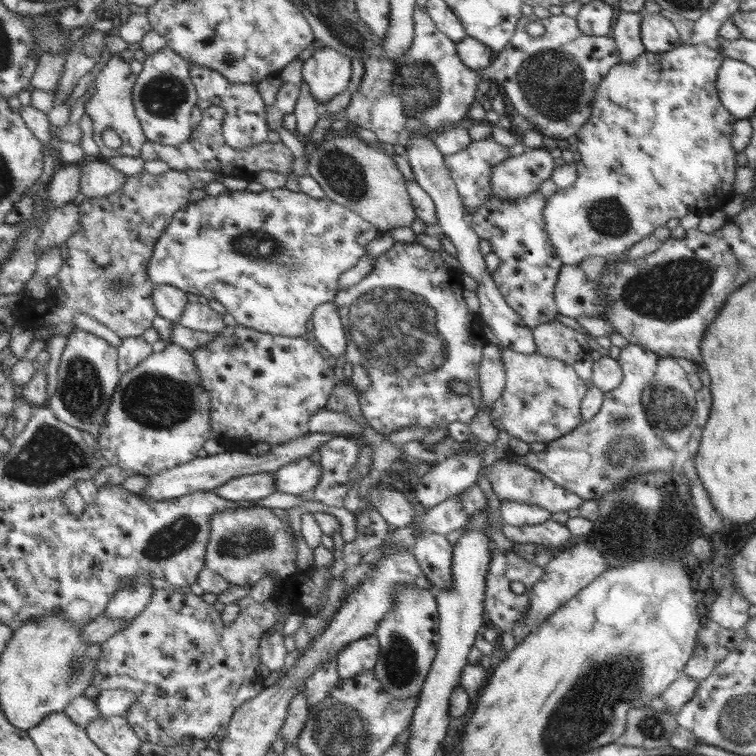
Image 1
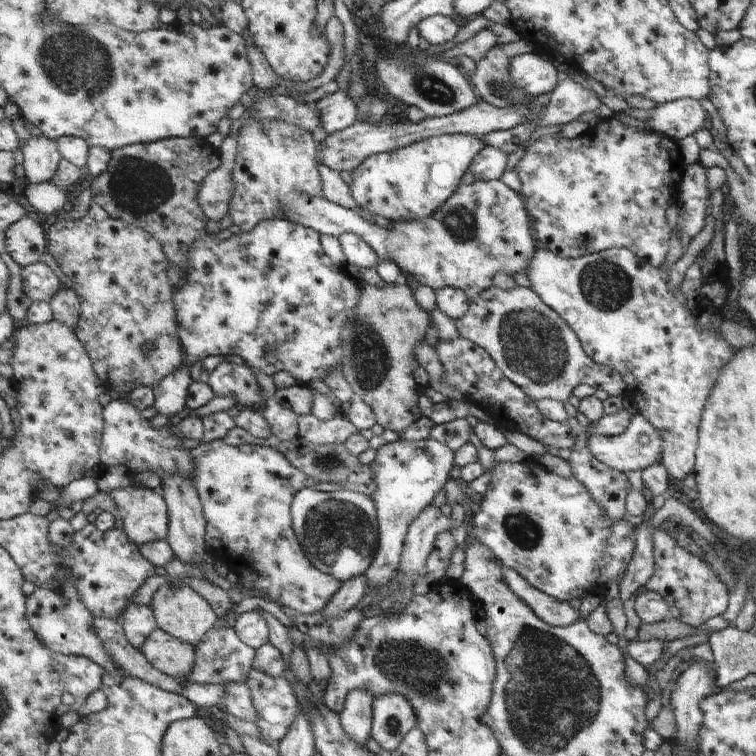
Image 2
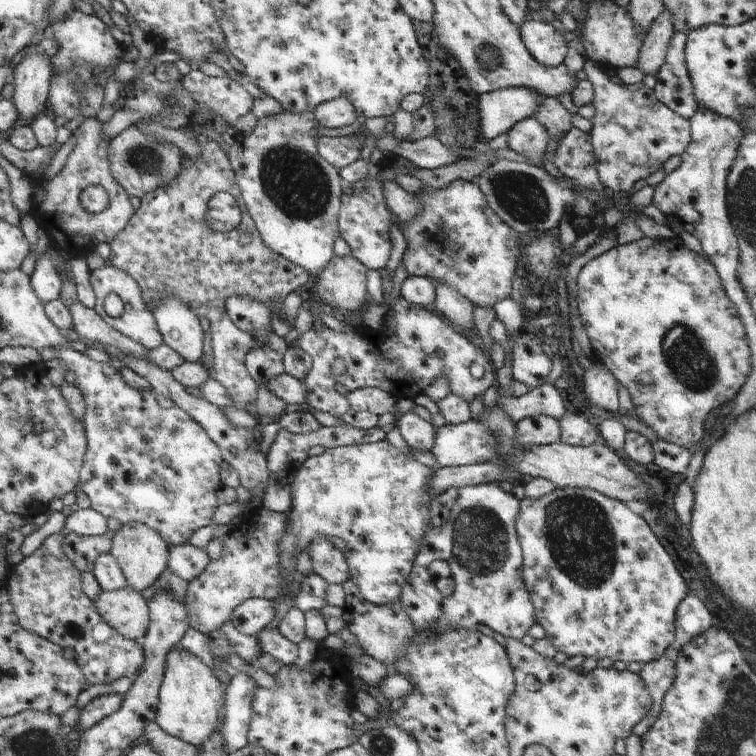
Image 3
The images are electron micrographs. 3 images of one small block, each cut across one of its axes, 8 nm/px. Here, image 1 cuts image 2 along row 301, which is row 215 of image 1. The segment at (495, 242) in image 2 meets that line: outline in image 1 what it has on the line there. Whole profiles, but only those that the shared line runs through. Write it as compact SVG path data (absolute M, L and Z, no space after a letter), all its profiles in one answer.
M483 138L483 140L473 140L469 144L469 148L457 152L457 154L447 154L445 156L445 164L451 172L451 178L455 180L455 188L459 192L459 198L465 204L465 210L475 216L479 212L481 206L485 206L485 202L493 200L493 192L491 192L491 172L495 166L499 166L503 160L507 160L511 156L509 146L503 146L501 142L497 142L495 138Z

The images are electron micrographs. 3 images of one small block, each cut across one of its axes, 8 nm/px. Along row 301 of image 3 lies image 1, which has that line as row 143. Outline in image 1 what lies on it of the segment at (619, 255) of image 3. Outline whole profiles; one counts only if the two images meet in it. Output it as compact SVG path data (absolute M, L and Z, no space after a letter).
M679 44L669 52L661 52L661 54L639 54L635 56L631 62L627 64L615 64L599 82L593 100L591 100L591 110L589 110L589 118L587 122L579 128L577 142L575 142L575 150L579 154L579 160L575 162L577 168L577 180L573 182L573 186L569 188L559 188L553 196L549 196L545 200L545 206L541 210L543 216L543 228L547 234L547 240L551 242L551 246L555 248L557 258L561 260L561 264L571 264L571 266L579 266L579 262L587 256L587 254L597 254L607 258L607 262L615 262L617 258L621 258L625 254L625 250L643 240L645 236L651 236L655 228L665 226L671 218L681 220L685 214L695 212L695 214L705 214L709 212L709 208L717 208L723 206L723 202L727 198L733 196L733 180L735 180L735 150L731 148L731 132L733 132L733 124L737 122L737 118L733 118L725 106L721 106L719 98L717 98L717 90L715 90L715 80L717 80L717 70L721 66L723 56L709 44Z

